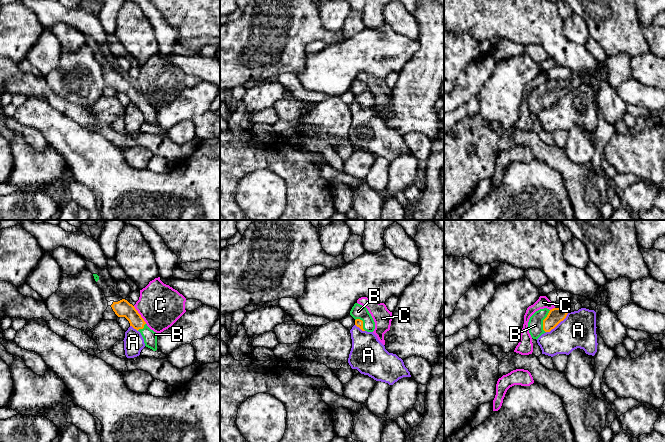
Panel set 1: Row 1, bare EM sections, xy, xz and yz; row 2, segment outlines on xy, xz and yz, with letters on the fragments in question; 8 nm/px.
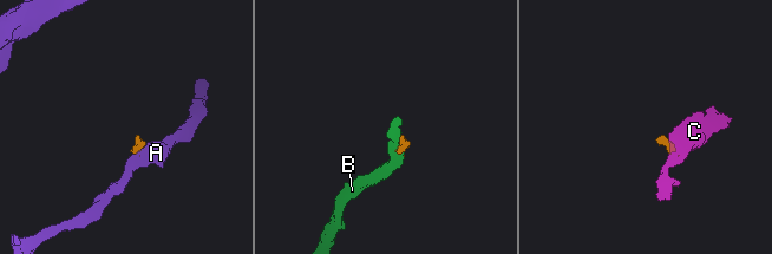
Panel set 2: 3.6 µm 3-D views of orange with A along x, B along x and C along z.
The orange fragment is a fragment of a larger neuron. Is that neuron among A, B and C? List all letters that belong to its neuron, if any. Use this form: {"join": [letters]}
{"join": ["B"]}

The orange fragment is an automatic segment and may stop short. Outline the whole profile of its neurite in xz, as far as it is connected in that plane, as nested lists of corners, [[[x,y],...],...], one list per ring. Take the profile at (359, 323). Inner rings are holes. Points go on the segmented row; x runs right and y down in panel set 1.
[[[355,303],[350,311],[350,315],[355,319],[355,325],[362,331],[374,331],[375,322],[366,307]]]

